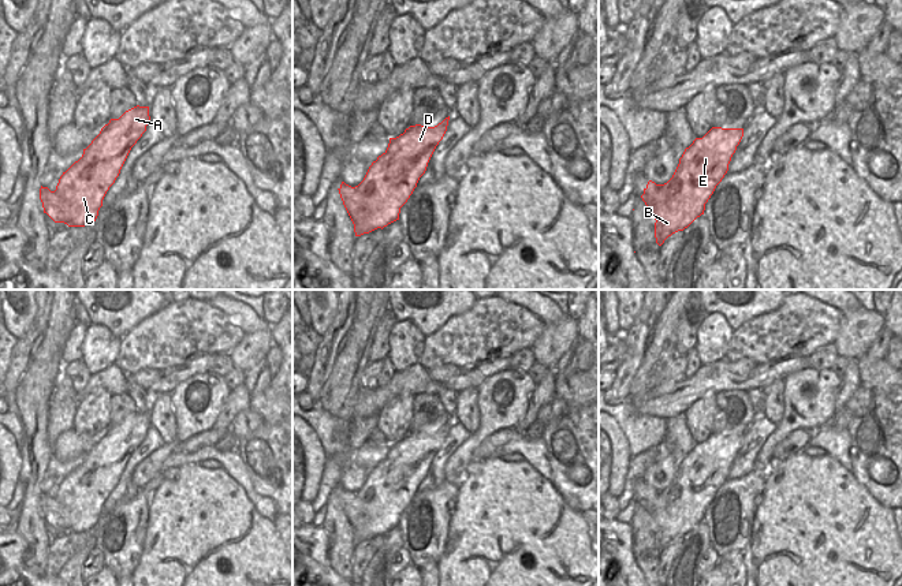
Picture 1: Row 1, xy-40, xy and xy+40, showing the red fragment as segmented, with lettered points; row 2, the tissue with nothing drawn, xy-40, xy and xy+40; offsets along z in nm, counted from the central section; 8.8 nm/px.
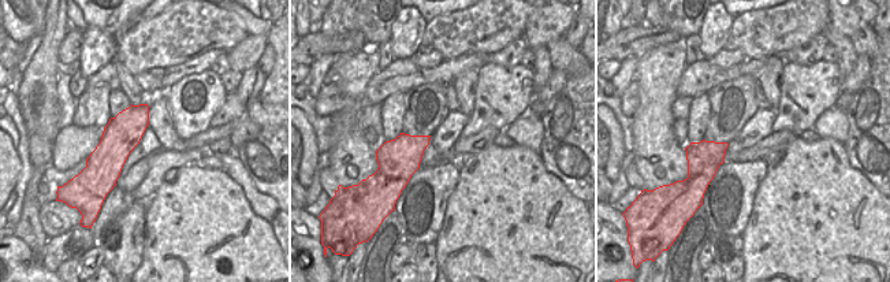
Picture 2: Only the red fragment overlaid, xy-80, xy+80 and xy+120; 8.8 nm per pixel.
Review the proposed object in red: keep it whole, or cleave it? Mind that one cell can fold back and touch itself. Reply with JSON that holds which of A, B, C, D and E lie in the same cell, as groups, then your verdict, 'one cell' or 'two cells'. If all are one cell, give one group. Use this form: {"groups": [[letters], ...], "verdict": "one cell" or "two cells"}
{"groups": [["A", "B", "C", "D", "E"]], "verdict": "one cell"}

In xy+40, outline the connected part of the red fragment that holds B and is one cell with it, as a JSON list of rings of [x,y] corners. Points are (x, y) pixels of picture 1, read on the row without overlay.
[[[712,433],[685,455],[667,489],[648,488],[641,504],[656,526],[659,552],[704,520],[705,510],[727,479],[742,443],[743,434]]]

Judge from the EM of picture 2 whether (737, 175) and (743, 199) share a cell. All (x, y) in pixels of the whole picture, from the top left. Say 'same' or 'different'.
same

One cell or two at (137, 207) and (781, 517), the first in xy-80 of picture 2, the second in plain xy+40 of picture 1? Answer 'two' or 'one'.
two

